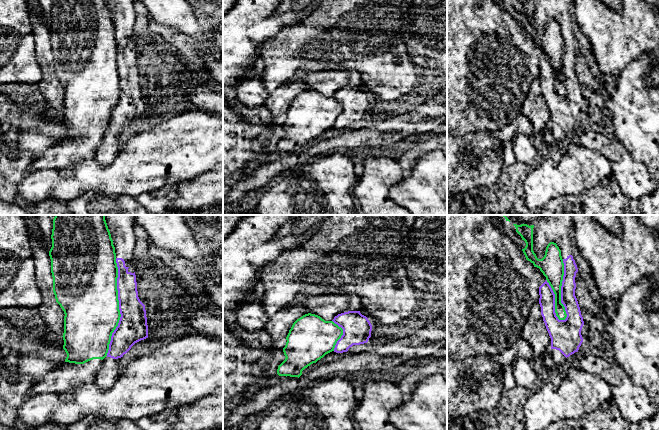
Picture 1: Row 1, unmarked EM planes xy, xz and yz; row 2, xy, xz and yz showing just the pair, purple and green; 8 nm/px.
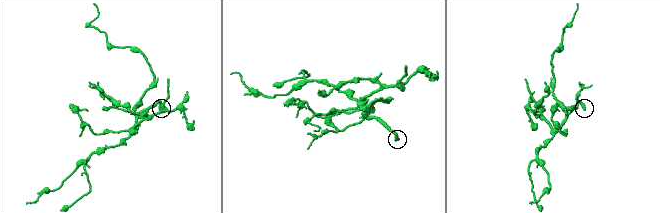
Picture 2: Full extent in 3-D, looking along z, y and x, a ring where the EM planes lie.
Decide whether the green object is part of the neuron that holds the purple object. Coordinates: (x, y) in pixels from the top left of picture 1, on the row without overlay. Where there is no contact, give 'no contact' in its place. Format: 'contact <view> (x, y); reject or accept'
contact yz (561, 68); reject

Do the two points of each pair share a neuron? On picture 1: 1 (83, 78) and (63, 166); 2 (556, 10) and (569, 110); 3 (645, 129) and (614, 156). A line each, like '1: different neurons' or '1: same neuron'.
1: same neuron
2: same neuron
3: different neurons

